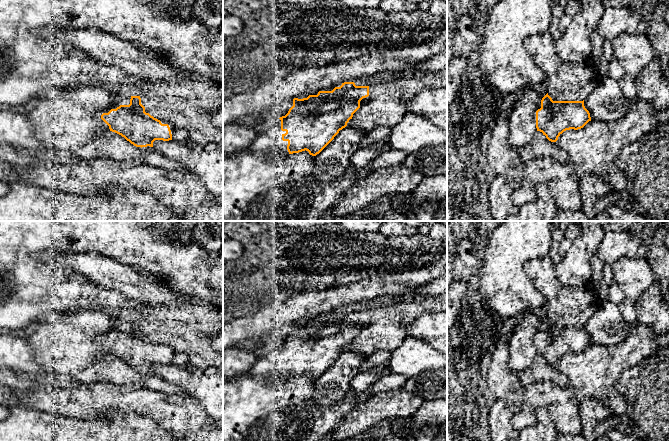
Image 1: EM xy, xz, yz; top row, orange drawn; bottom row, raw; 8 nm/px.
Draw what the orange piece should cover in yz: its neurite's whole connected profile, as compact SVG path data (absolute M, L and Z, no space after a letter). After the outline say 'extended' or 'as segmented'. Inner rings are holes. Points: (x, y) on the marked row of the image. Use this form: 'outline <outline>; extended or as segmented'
outline M548 93L536 111L536 128L551 142L566 130L578 130L591 121L590 113L583 101L553 101Z; as segmented

